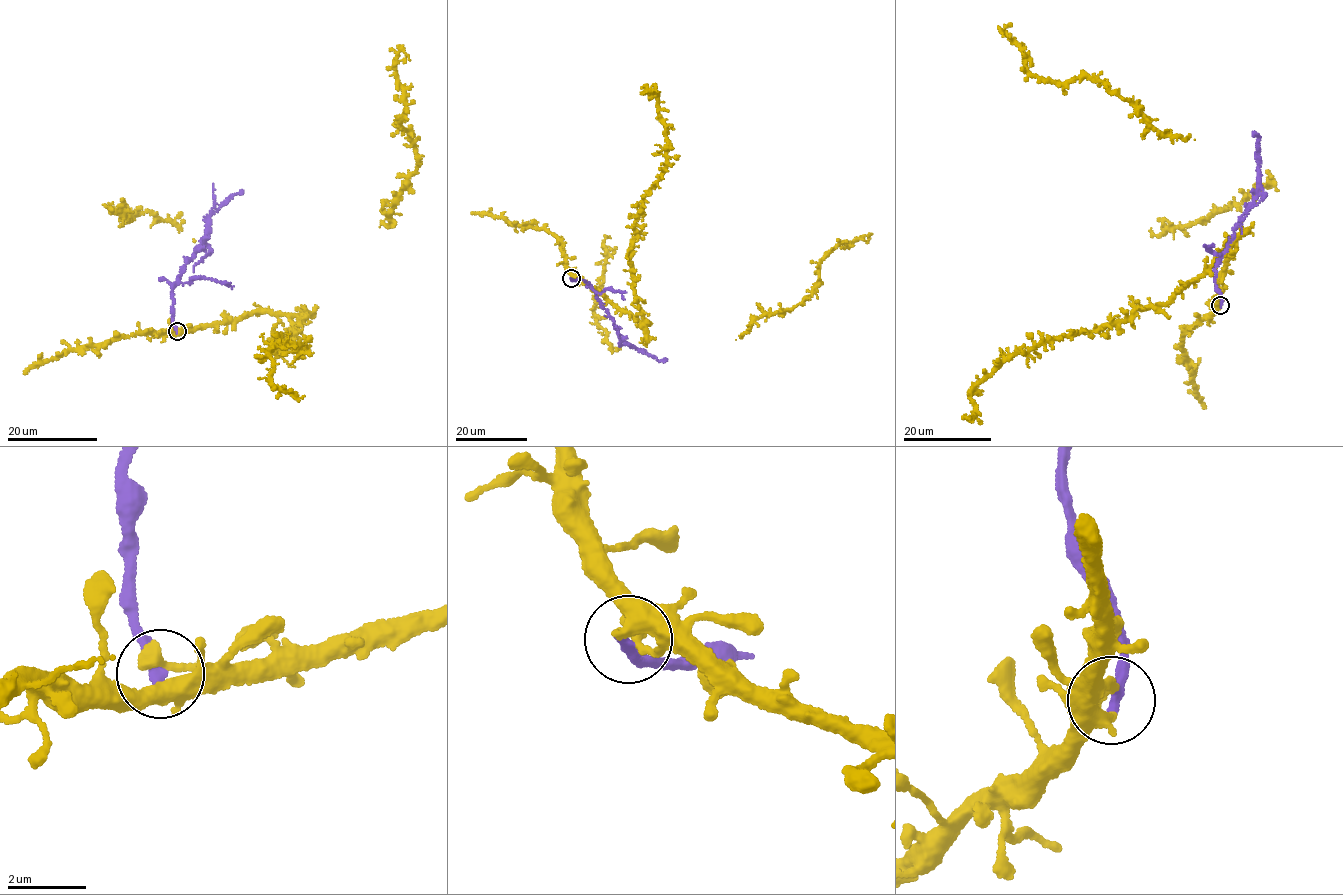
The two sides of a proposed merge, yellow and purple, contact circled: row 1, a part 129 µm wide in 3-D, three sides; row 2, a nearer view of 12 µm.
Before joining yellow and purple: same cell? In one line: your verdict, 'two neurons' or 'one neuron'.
two neurons

